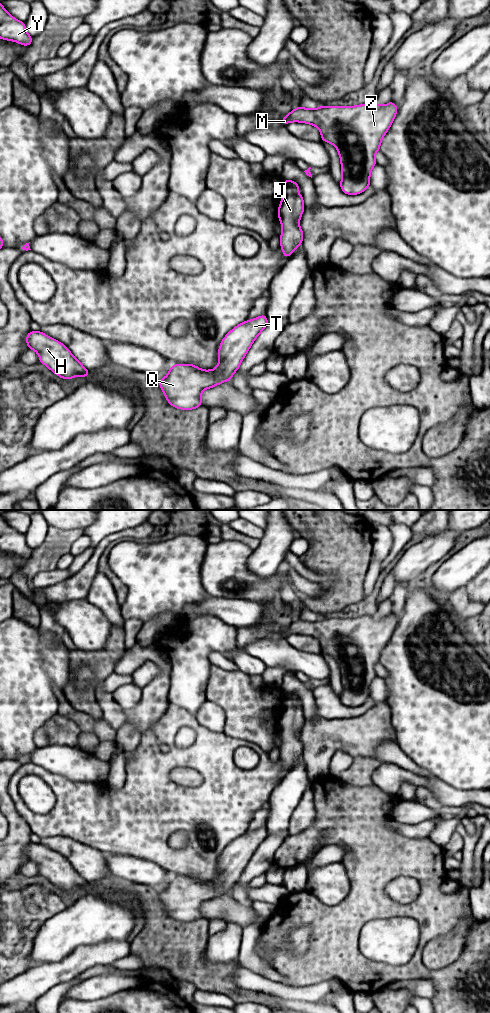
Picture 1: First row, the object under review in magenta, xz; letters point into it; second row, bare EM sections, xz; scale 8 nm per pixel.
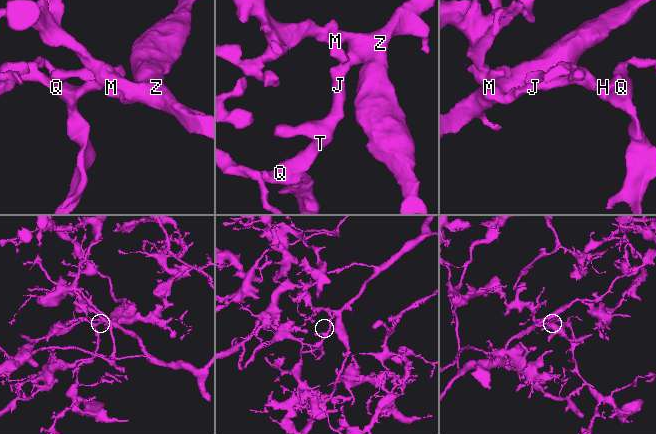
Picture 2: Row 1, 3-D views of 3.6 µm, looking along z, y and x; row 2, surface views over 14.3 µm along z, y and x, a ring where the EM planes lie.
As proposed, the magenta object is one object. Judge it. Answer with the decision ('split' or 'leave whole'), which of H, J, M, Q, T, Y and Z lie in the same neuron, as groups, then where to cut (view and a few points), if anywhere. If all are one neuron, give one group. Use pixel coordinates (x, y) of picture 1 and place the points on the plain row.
leave whole; H J M Q T Y Z; no cut

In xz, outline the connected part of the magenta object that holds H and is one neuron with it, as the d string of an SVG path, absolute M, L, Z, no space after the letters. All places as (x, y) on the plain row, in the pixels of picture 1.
M30 843L26 847L28 861L35 862L40 875L47 878L62 891L69 892L76 888L88 889L90 884L72 867L61 854L48 849L41 843Z

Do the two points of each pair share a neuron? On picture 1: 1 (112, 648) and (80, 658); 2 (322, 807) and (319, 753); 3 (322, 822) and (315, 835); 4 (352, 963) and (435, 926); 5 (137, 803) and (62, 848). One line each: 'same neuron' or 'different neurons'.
1: same neuron
2: different neurons
3: same neuron
4: same neuron
5: different neurons

